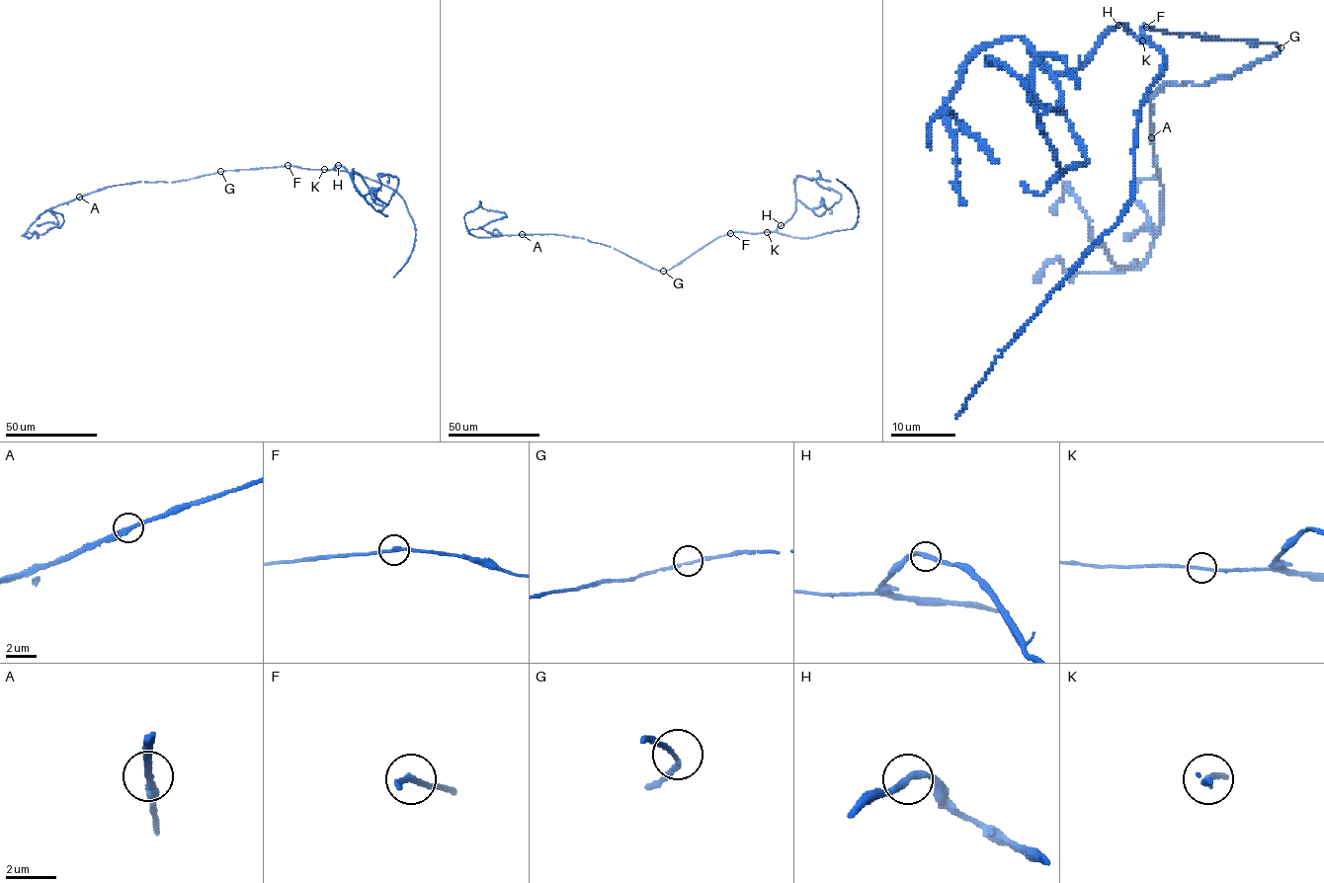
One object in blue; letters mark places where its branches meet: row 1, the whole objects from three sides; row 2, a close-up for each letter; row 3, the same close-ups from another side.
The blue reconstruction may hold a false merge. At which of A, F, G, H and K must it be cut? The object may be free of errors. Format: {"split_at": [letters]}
{"split_at": []}

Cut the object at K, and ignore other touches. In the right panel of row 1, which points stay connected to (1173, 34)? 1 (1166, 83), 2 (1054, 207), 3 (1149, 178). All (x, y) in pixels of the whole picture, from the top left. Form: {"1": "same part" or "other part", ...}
{"1": "same part", "2": "same part", "3": "same part"}

